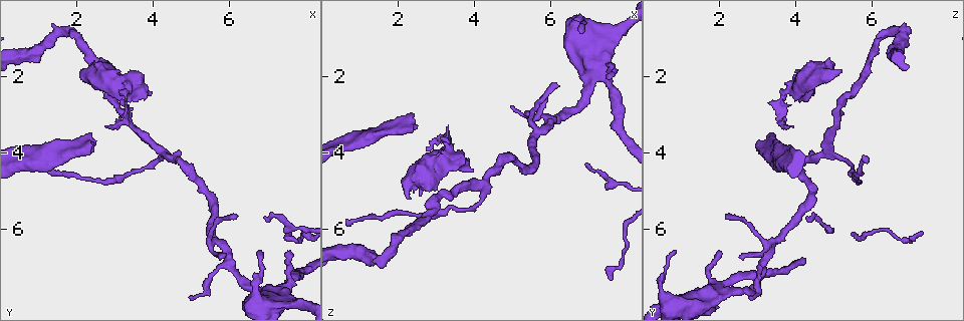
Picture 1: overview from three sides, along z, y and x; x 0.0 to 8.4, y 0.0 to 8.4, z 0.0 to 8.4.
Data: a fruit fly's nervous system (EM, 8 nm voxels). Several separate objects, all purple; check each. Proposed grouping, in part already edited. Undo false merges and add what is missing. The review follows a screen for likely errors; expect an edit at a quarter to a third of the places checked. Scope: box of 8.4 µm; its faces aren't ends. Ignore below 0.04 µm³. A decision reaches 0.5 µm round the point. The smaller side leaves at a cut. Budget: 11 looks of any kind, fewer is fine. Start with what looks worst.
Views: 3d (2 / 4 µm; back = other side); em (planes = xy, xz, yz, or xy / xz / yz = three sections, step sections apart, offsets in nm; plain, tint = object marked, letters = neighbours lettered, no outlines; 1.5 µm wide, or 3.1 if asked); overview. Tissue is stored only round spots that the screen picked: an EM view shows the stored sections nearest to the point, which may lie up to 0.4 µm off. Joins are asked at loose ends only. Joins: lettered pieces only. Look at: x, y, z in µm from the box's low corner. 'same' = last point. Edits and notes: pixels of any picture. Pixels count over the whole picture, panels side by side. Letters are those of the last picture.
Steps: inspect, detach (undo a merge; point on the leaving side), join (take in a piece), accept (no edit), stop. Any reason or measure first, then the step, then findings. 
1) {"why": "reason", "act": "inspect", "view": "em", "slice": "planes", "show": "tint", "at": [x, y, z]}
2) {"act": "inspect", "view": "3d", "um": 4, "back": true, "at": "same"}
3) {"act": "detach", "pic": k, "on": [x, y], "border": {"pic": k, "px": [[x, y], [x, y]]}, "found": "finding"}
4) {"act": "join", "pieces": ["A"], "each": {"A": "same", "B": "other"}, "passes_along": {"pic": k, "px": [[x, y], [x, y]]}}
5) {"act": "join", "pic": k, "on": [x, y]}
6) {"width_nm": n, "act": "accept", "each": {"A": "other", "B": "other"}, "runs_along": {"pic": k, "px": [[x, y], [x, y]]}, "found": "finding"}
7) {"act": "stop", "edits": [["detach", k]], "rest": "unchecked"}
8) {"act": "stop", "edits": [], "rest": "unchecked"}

{"why": "branch stops here", "act": "inspect", "view": "em", "slice": "yz", "step": 4, "show": "letters", "at": [2.35, 3.50, 3.30]}

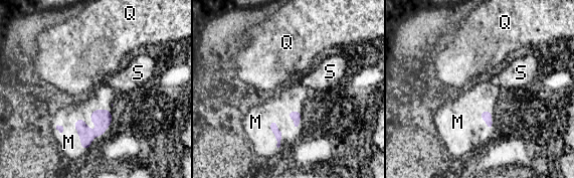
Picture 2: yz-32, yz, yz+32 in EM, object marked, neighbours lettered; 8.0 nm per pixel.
{"act": "inspect", "view": "em", "slice": "planes", "show": "letters", "at": "same"}

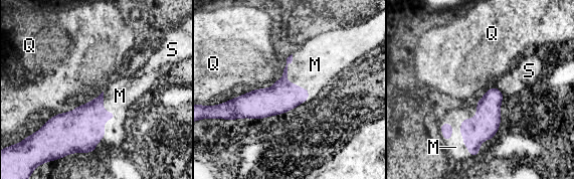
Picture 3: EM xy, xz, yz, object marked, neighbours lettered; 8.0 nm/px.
{"act": "join", "pieces": ["M"], "each": {"M": "same", "Q": "other", "S": "other"}, "passes_along": {"pic": 3, "px": [[82, 128], [113, 121], [120, 96]]}, "found": "the neuron continues"}

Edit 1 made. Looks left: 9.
{"why": "see it whole again", "act": "inspect", "view": "overview"}

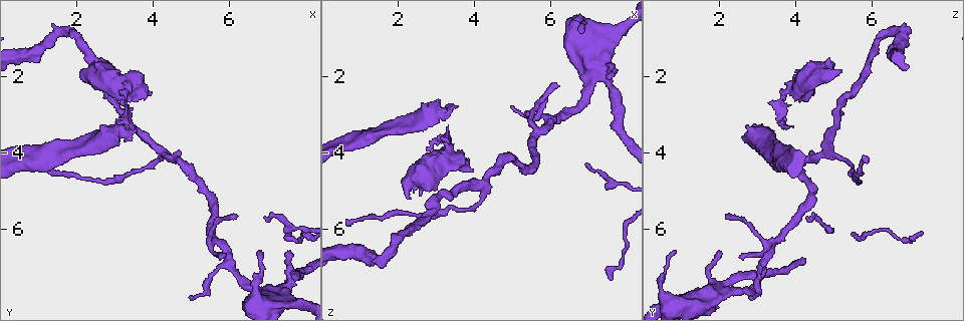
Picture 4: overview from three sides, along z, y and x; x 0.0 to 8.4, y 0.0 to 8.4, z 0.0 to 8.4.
{"why": "thin end", "act": "inspect", "view": "em", "slice": "planes", "show": "letters", "at": [5.05, 7.85, 2.85]}

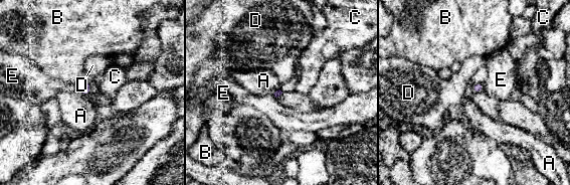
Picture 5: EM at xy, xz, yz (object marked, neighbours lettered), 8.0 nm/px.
{"act": "accept", "each": {"A": "other", "B": "other", "C": "other", "D": "other", "E": "other"}, "border": {"pic": 5, "px": [[78, 90], [85, 96]]}, "found": "none of them fits"}

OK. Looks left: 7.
{"why": "sudden change in width", "act": "inspect", "view": "3d", "um": 4, "at": [7.05, 7.75, 1.95]}

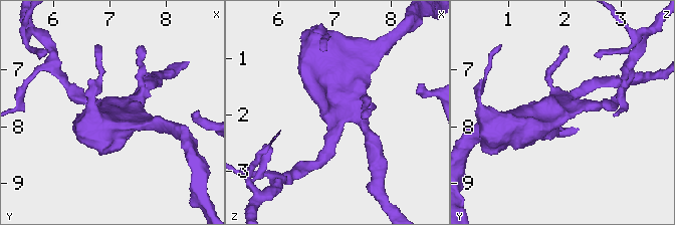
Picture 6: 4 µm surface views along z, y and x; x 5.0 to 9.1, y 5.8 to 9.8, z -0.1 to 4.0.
{"act": "inspect", "view": "em", "slice": "xz", "step": 8, "show": "tint", "at": [7.10, 7.75, 2.00]}

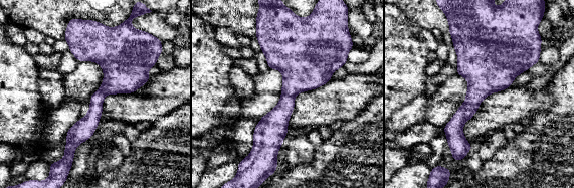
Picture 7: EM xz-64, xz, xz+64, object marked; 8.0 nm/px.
{"act": "inspect", "view": "em", "slice": "planes", "show": "letters", "at": "same"}

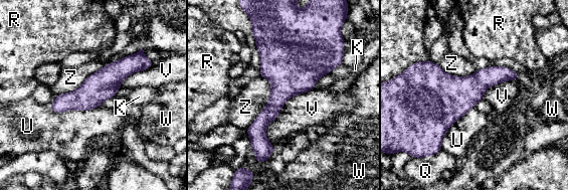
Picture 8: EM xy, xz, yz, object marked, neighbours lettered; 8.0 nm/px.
{"act": "accept", "each": {"K": "other", "Q": "other", "R": "other", "U": "other", "V": "other", "W": "other", "Z": "other"}, "border": {"pic": 8, "px": [[48, 106], [56, 113], [100, 107]]}, "found": "continuous, no second neuron"}

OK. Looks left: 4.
{"why": "sharp bend", "act": "inspect", "view": "3d", "um": 4, "back": true, "at": [4.85, 4.35, 4.05]}

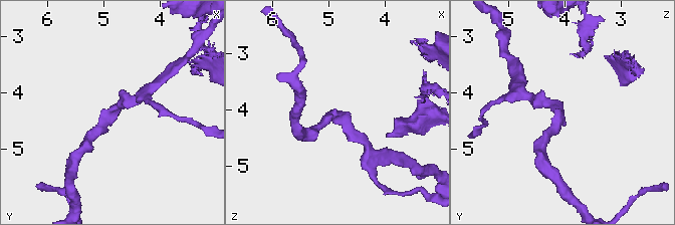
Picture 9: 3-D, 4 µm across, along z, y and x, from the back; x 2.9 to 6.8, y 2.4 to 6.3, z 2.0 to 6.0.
{"arm_widths_nm": [180, 190], "why": "now the EM", "act": "inspect", "view": "em", "slice": "planes", "show": "letters", "at": [4.85, 4.30, 4.05]}

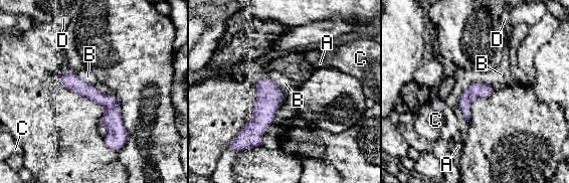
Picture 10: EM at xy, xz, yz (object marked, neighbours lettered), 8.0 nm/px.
{"act": "accept", "each": {"A": "other", "B": "other", "C": "other", "D": "other"}, "runs_along": {"pic": 10, "px": [[65, 73], [113, 110], [121, 145]]}, "found": "one neuron here"}

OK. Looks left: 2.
{"act": "stop", "edits": [["join", 3]], "rest": "unchecked"}

